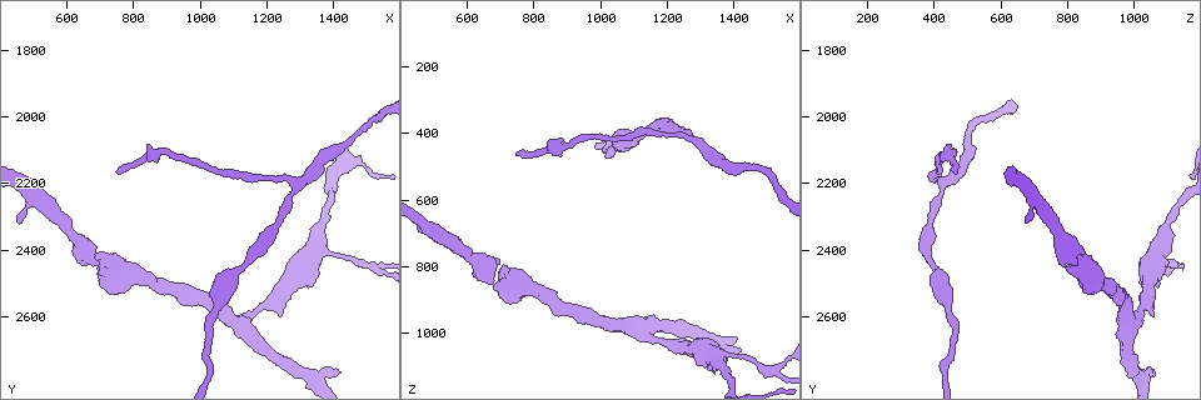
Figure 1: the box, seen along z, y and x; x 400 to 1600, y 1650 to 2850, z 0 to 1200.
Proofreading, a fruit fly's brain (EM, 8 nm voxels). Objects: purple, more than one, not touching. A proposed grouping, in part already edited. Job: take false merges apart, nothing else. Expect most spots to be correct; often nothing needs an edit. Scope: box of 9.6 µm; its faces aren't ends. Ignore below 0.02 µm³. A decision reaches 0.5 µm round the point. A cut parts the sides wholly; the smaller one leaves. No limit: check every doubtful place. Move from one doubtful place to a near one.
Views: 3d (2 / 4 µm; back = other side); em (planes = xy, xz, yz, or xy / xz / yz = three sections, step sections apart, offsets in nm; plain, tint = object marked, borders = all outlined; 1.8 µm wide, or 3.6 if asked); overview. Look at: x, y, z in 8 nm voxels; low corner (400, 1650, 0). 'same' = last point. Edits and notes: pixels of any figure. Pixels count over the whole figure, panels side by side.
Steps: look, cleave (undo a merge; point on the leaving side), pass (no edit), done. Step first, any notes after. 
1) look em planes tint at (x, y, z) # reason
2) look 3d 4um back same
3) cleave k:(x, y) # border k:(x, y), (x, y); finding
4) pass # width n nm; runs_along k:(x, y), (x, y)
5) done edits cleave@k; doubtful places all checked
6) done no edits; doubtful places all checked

look 3d 4um at (1280, 2210, 420) # abrupt turn

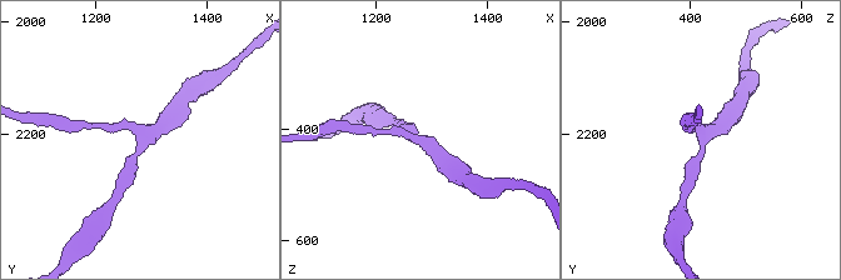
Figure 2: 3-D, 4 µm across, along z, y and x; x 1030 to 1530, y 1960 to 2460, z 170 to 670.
look em xy step 16 tint at (1285, 2215, 420) # arms 3

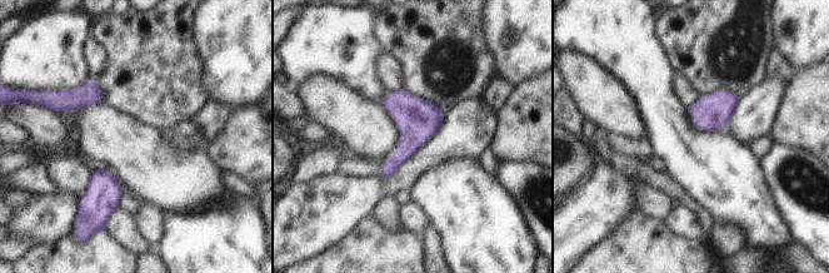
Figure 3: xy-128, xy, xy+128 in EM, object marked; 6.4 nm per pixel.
pass # width 70 nm; all the same cell

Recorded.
look em planes tint at (1110, 2620, 990) # abrupt turn

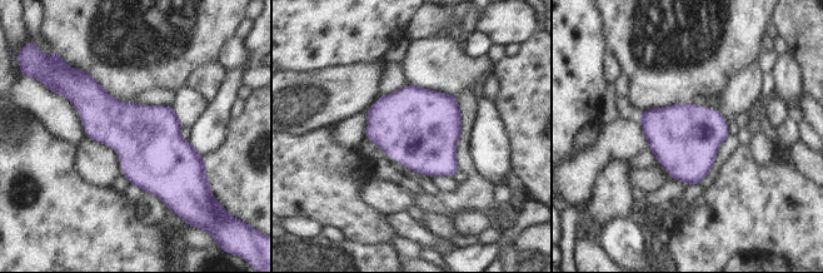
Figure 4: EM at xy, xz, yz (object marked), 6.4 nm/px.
pass # one cell here

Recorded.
look 3d 4um at (1520, 2460, 1110)

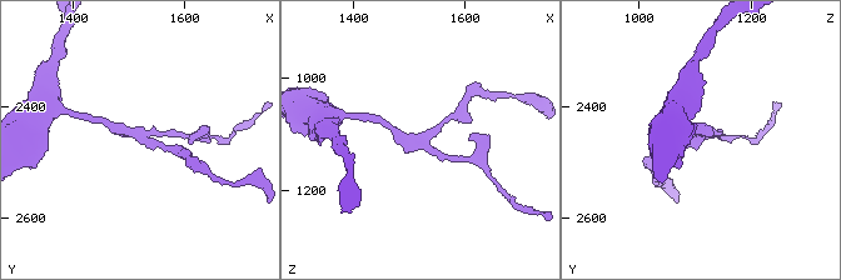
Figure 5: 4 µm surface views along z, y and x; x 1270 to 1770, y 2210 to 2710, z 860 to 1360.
look em 3.6um xy step 4 tint at (1520, 2450, 1115)

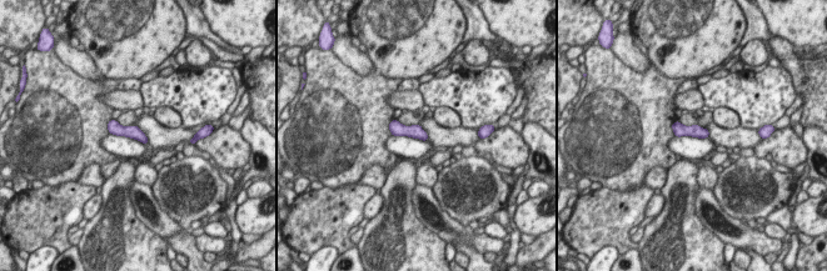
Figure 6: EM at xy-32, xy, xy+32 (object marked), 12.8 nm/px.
look em 3.6um planes tint same

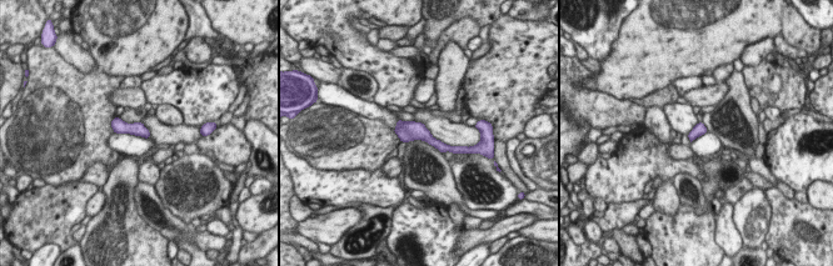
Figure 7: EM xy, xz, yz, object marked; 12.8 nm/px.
pass # width 160 nm; one cell here

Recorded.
done no edits; doubtful places all checked

